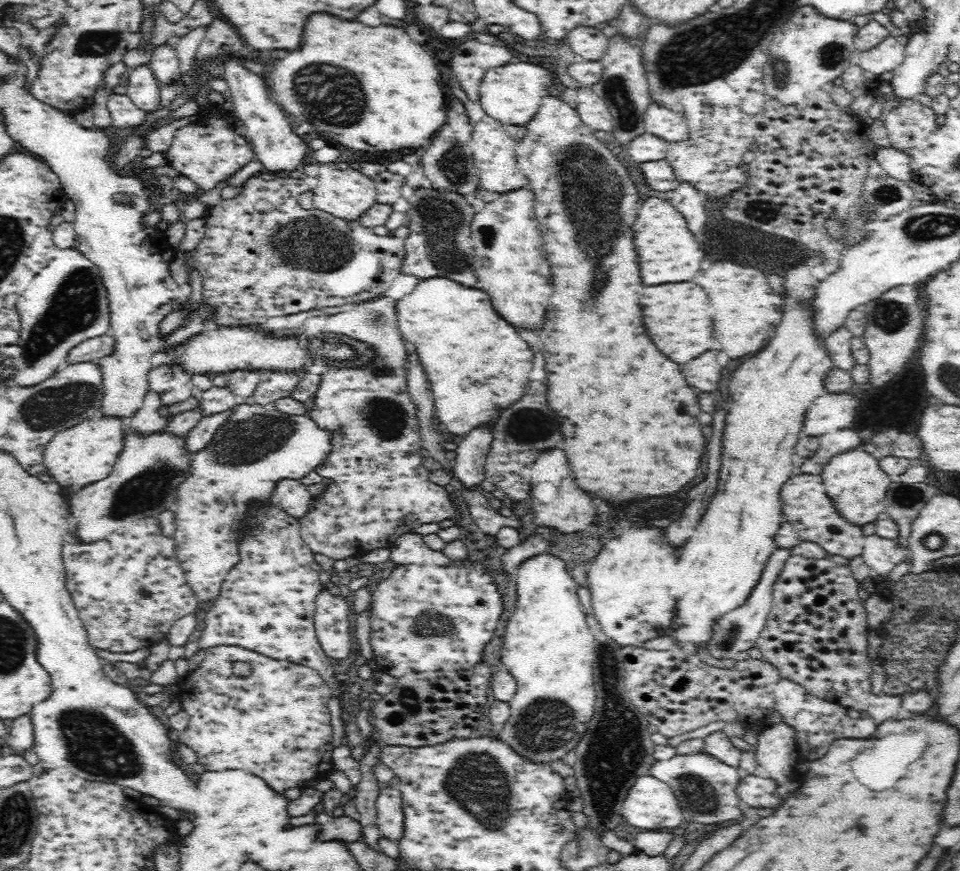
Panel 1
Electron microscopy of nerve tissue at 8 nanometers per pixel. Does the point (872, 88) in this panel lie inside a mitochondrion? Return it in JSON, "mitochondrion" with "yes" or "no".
{"mitochondrion":"no"}

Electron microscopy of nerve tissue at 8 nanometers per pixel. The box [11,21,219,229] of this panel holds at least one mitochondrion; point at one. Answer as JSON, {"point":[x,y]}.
{"point":[93,44]}

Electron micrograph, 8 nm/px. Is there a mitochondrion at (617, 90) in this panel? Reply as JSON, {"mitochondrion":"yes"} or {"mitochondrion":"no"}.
{"mitochondrion":"yes"}

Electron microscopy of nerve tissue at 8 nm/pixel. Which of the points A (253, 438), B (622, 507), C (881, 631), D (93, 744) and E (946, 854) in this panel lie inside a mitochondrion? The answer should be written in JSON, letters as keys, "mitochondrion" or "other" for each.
{"A":"mitochondrion","B":"other","C":"other","D":"mitochondrion","E":"other"}

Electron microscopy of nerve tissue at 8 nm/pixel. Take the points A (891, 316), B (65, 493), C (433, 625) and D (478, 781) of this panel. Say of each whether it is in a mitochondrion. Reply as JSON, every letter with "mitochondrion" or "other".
{"A":"mitochondrion","B":"other","C":"mitochondrion","D":"mitochondrion"}

